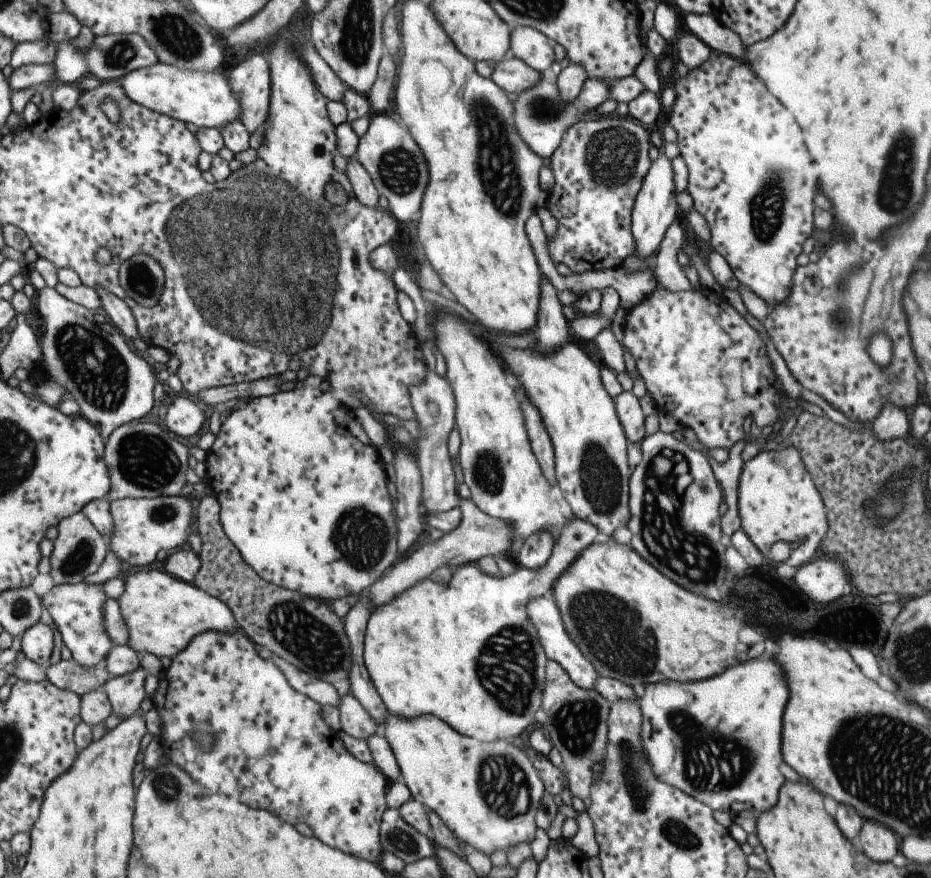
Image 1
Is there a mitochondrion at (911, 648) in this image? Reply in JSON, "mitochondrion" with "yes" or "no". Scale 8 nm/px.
{"mitochondrion":"yes"}

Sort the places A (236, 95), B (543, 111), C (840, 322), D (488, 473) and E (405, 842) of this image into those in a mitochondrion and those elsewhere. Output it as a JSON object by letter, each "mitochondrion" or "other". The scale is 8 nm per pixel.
{"A":"other","B":"mitochondrion","C":"mitochondrion","D":"mitochondrion","E":"mitochondrion"}

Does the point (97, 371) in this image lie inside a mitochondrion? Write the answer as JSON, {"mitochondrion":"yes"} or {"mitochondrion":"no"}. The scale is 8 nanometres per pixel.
{"mitochondrion":"yes"}

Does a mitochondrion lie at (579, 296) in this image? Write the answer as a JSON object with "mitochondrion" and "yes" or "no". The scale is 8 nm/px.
{"mitochondrion":"no"}

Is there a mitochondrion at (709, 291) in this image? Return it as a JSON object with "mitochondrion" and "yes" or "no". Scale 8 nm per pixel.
{"mitochondrion":"no"}

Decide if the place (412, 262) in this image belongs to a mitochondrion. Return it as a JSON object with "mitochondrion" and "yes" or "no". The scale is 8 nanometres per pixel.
{"mitochondrion":"no"}

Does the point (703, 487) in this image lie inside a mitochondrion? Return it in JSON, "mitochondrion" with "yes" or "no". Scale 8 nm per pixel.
{"mitochondrion":"yes"}

